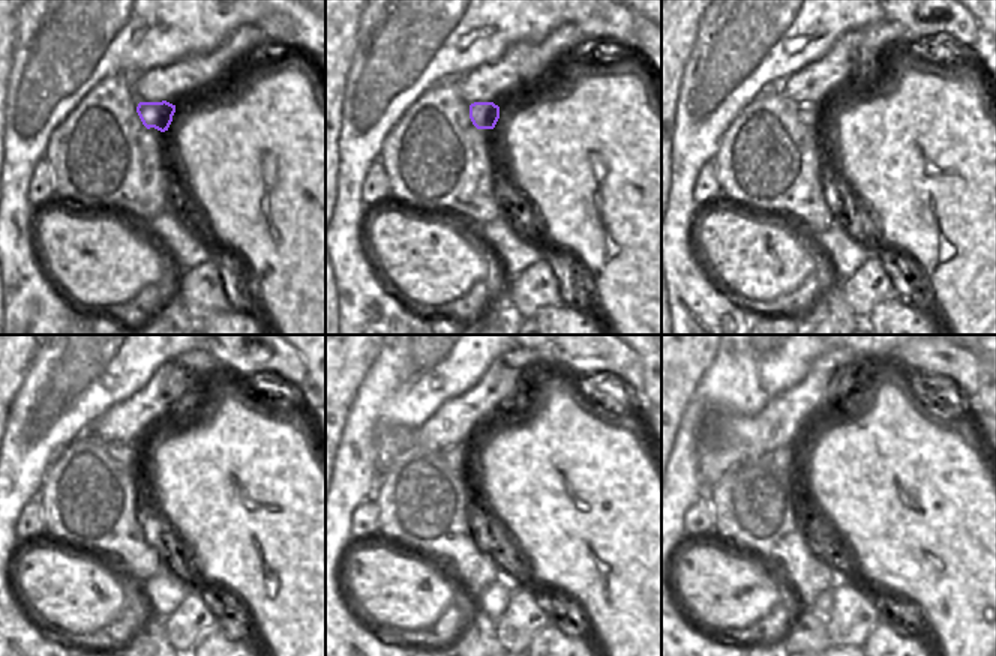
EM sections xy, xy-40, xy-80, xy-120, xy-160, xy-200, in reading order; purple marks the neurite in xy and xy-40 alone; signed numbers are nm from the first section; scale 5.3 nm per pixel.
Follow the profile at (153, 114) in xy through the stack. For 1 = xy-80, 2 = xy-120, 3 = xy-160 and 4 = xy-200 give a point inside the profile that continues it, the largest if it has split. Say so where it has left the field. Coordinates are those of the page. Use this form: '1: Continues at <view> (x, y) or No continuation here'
1: Continues at xy-80 (813, 114)
2: Continues at xy-120 (137, 451)
3: Continues at xy-160 (458, 455)
4: Continues at xy-200 (791, 457).

